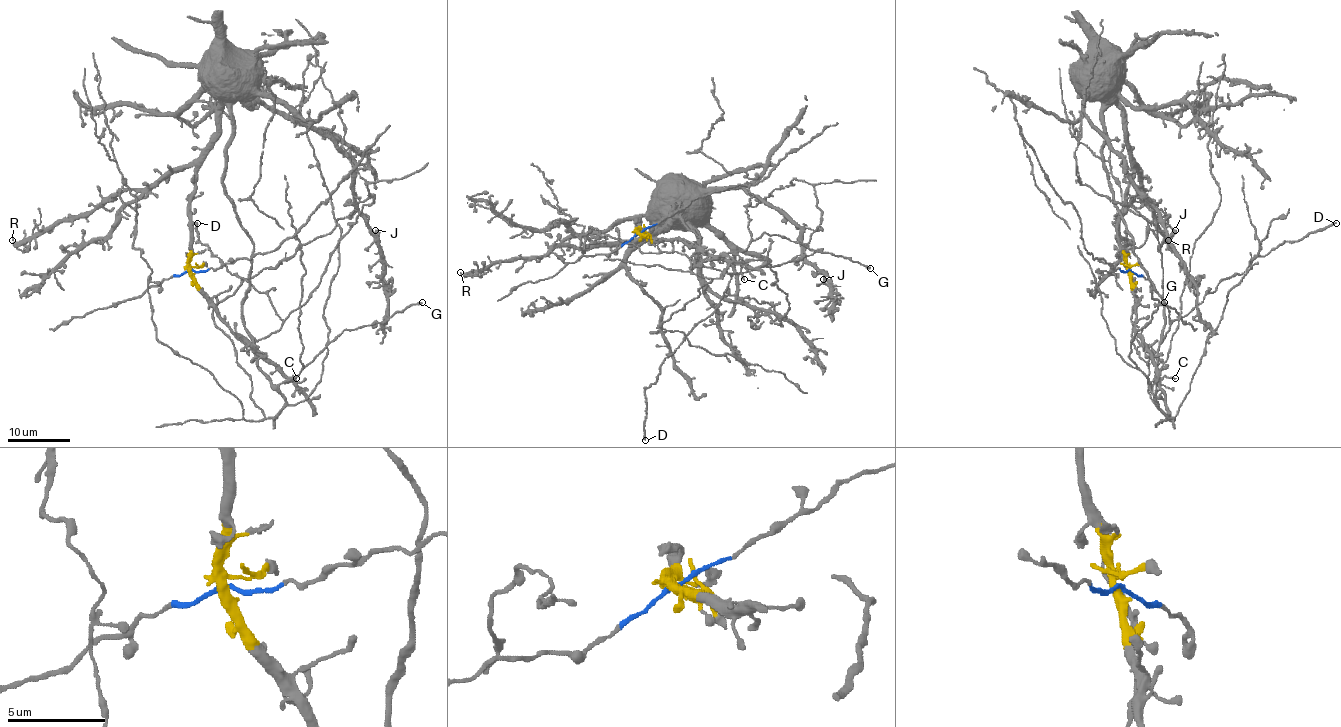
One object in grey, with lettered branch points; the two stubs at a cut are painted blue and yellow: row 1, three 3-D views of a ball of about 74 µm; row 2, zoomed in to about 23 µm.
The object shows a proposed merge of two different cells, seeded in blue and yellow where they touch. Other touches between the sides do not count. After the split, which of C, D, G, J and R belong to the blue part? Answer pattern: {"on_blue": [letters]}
{"on_blue": []}

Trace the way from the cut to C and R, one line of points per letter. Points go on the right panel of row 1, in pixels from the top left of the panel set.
C: (1129, 271), (1135, 299), (1135, 330), (1152, 356), (1158, 376), (1175, 378)
R: (1129, 271), (1118, 216), (1135, 167), (1143, 198), (1172, 241), (1168, 240)

